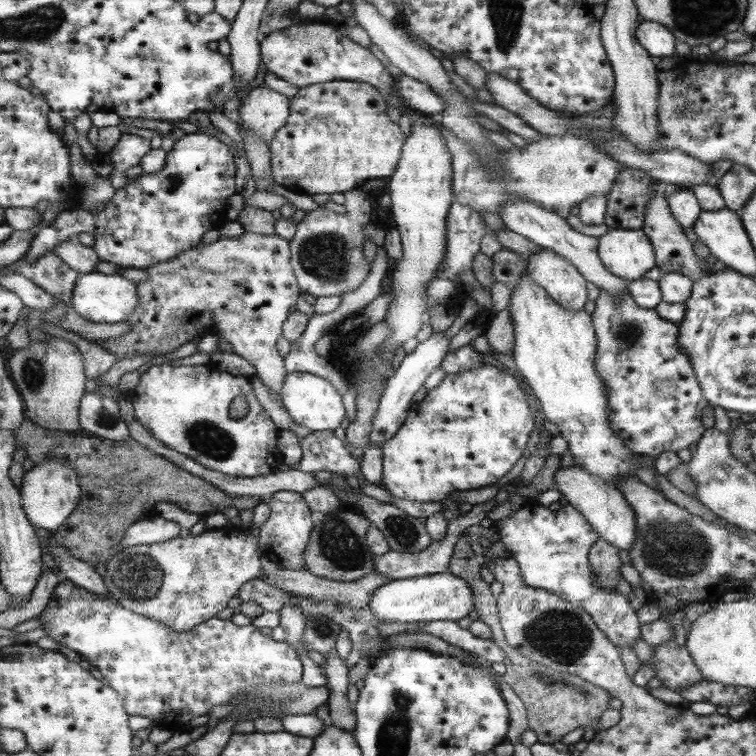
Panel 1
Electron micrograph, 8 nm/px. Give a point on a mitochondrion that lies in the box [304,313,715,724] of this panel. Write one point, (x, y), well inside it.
(563, 636)

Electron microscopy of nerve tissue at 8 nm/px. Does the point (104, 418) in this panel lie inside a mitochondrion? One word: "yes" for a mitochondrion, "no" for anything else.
yes

